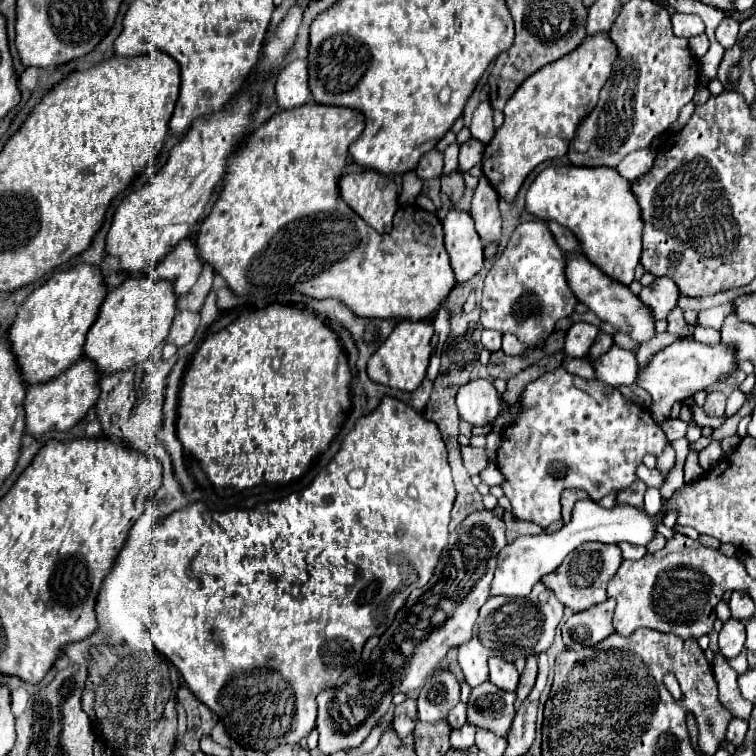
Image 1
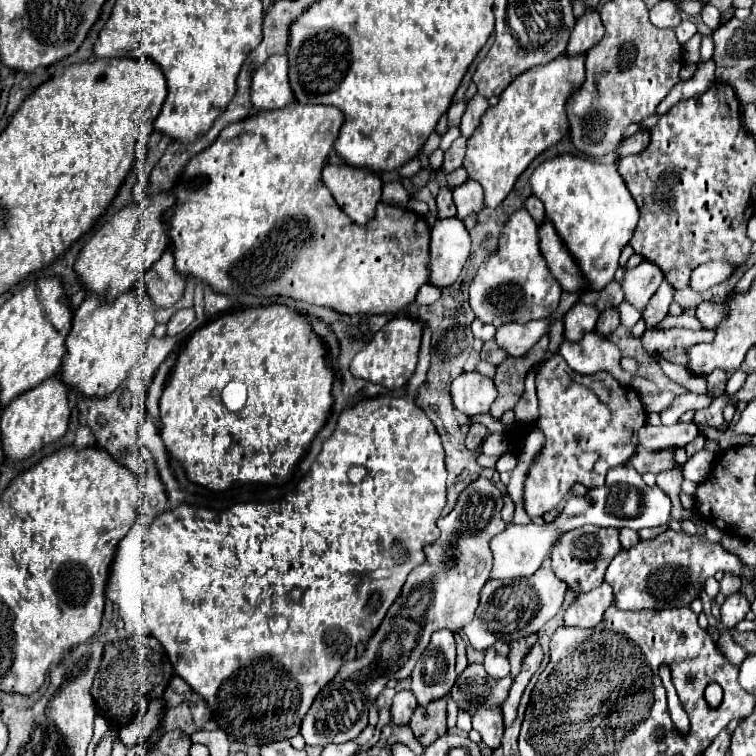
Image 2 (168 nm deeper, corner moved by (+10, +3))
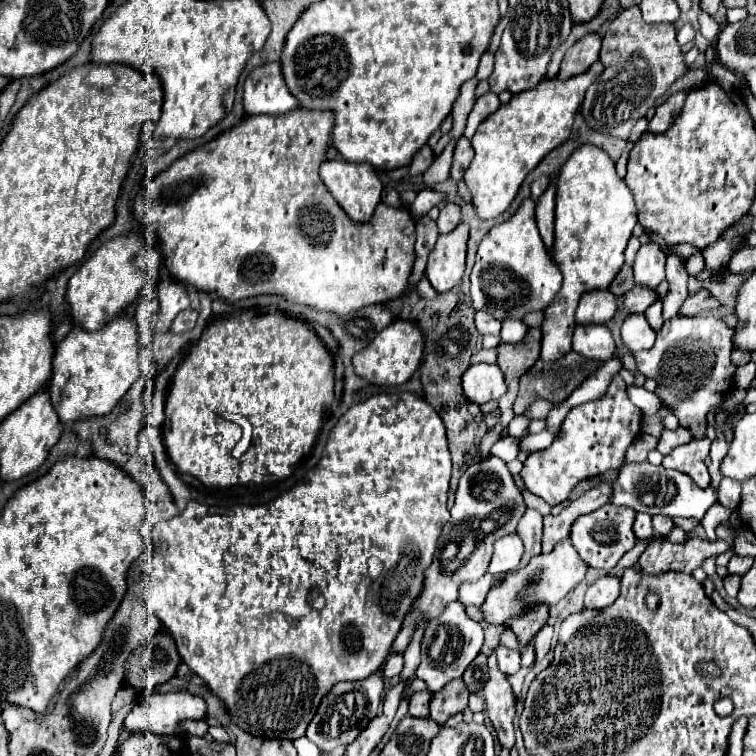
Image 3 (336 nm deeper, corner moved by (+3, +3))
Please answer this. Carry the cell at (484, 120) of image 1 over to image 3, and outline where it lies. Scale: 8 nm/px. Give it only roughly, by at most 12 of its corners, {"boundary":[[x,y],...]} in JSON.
{"boundary":[[493,91],[477,97],[467,117],[463,137],[471,139],[479,123],[497,111]]}

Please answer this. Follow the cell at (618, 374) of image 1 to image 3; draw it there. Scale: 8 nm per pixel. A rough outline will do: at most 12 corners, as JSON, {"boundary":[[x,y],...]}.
{"boundary":[[577,325],[573,351],[607,361],[615,341],[607,325]]}

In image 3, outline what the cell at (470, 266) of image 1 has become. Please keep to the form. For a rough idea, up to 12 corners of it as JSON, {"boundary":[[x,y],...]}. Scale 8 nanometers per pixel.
{"boundary":[[469,227],[439,235],[427,261],[437,293],[461,283]]}

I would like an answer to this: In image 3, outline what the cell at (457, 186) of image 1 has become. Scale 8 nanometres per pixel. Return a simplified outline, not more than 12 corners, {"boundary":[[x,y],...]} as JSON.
{"boundary":[[447,203],[437,219],[439,233],[461,223],[459,205]]}

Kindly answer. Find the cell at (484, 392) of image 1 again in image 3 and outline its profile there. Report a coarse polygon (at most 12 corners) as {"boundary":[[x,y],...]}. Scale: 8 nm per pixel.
{"boundary":[[477,363],[463,373],[463,393],[483,405],[507,385],[497,365]]}

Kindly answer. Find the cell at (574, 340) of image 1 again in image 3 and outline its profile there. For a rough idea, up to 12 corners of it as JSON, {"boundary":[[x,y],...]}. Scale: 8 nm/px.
{"boundary":[[609,289],[581,297],[577,323],[607,323],[617,311]]}

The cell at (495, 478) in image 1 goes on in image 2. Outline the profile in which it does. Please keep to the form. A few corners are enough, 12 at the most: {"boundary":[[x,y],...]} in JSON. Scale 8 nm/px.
{"boundary":[[504,453],[496,461],[498,473],[512,473],[516,457]]}

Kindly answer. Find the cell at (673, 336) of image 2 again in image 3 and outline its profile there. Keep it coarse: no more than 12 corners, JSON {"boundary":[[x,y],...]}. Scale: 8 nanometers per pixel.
{"boundary":[[673,317],[637,369],[695,439],[735,389],[735,329]]}

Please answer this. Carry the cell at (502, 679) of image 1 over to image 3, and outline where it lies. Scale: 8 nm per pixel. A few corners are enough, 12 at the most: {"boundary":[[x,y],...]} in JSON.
{"boundary":[[497,647],[501,673],[513,675],[521,669],[519,651]]}

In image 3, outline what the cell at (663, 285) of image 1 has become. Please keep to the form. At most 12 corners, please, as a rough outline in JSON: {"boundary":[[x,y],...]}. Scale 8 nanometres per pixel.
{"boundary":[[655,241],[639,247],[635,285],[655,289],[665,279],[665,253]]}

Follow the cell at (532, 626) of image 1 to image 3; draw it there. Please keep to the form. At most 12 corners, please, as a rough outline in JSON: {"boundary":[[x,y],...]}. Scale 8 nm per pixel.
{"boundary":[[571,537],[493,585],[489,623],[553,607],[585,579]]}

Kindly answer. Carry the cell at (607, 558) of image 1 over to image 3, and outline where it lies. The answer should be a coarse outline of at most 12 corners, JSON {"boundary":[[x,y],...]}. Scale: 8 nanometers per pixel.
{"boundary":[[611,503],[579,517],[573,545],[611,571],[635,545],[635,509]]}

